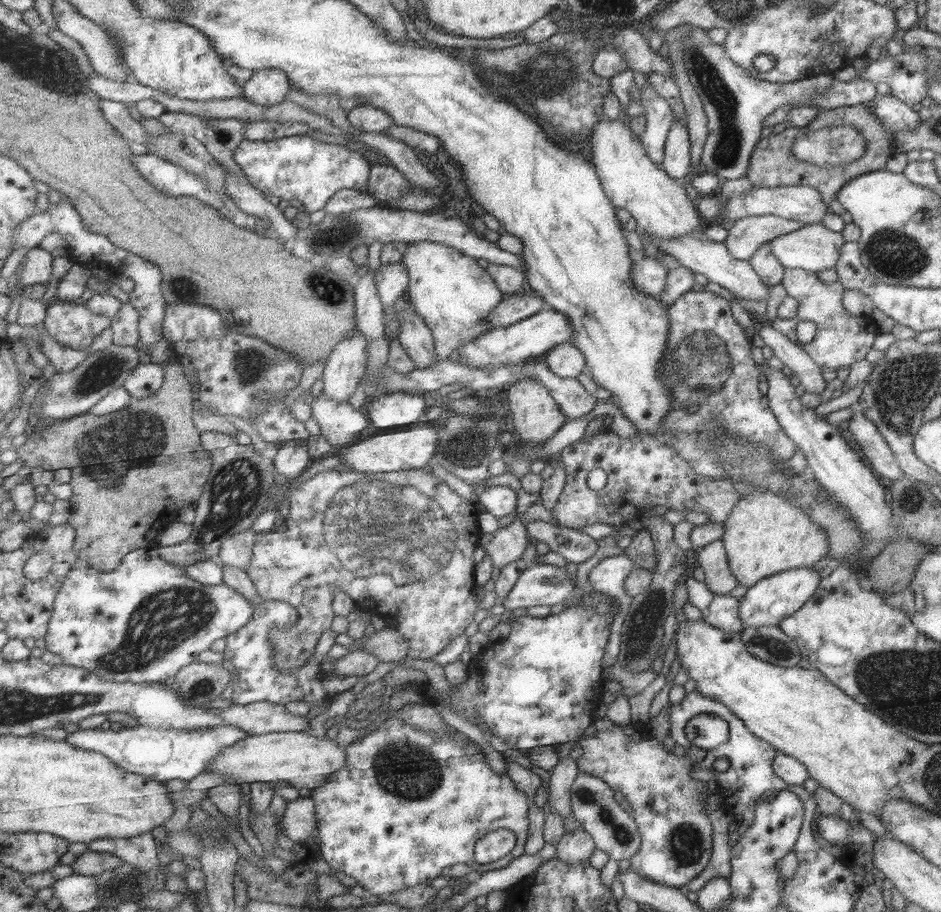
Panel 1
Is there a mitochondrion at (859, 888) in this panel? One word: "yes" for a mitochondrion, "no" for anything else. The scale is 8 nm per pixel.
no

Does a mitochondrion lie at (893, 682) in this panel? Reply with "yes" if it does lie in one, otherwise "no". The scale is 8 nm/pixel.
yes

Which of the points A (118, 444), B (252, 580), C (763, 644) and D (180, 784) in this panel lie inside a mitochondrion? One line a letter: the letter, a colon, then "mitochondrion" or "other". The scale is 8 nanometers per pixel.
A: mitochondrion
B: other
C: mitochondrion
D: other

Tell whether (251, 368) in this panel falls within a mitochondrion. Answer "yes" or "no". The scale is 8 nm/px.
yes

